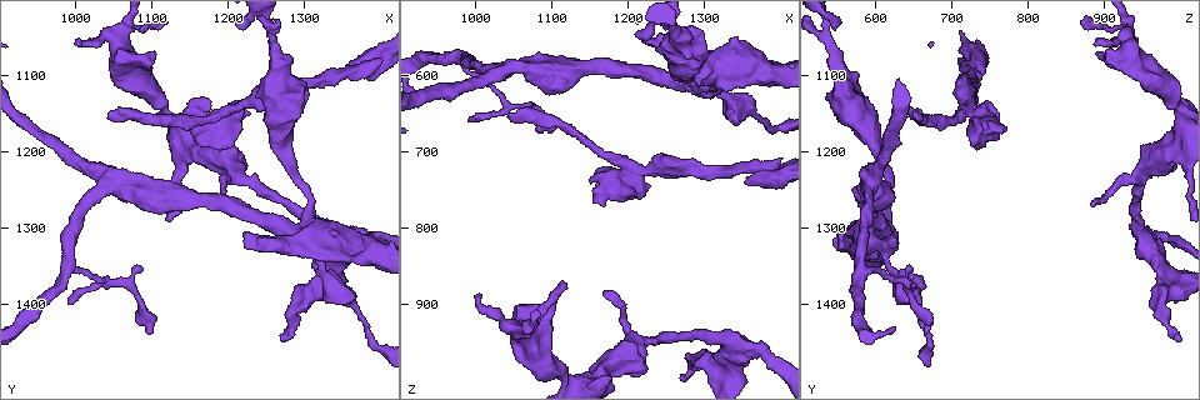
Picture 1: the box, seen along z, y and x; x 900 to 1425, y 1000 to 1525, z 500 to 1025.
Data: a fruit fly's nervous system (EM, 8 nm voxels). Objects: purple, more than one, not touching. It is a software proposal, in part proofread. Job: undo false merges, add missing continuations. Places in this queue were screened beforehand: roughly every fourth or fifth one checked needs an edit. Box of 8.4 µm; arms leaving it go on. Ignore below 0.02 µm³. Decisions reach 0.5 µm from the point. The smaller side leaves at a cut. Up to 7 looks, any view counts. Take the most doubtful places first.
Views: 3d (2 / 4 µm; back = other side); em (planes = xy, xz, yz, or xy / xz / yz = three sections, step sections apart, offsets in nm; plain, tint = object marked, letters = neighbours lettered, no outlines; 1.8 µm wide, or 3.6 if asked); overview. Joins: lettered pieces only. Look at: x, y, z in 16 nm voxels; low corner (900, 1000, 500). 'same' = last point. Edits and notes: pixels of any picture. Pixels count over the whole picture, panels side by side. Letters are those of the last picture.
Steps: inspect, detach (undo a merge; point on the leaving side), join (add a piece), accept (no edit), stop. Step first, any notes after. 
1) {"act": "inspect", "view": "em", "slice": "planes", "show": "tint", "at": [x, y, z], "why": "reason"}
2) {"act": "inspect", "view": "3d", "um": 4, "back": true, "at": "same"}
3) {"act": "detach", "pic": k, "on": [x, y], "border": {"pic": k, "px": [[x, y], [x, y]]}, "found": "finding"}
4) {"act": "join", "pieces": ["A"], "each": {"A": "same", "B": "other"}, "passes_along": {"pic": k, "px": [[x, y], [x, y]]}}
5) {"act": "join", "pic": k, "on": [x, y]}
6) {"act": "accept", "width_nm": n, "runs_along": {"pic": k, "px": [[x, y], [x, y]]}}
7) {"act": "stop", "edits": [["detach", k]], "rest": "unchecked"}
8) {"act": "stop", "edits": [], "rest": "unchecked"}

{"act": "inspect", "view": "3d", "um": 4, "at": [1220, 1305, 560], "why": "free end"}

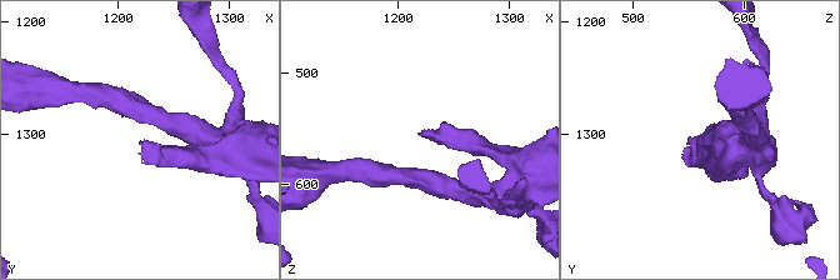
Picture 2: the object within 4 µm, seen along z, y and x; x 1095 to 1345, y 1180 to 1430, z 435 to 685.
{"act": "inspect", "view": "em", "slice": "planes", "show": "letters", "at": [1222, 1308, 554], "why": "shape alone is not enough"}

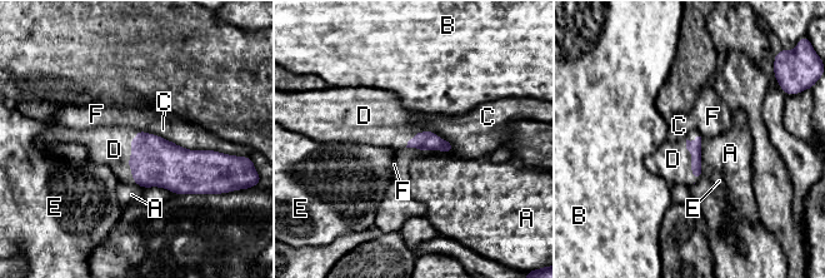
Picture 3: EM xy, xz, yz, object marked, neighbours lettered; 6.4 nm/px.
{"act": "join", "pieces": ["D"], "each": {"A": "other", "B": "other", "C": "other", "D": "same", "E": "other", "F": "other"}, "passes_along": {"pic": 3, "px": [[155, 162], [125, 162], [114, 149]]}, "found": "it goes on there"}

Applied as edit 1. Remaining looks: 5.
{"act": "inspect", "view": "3d", "um": 4, "back": true, "at": [1045, 1150, 650], "why": "branch stops here"}

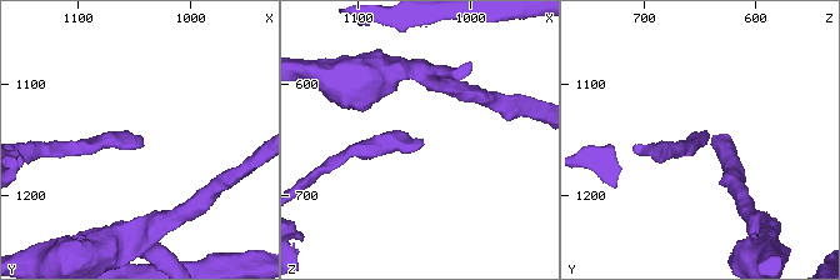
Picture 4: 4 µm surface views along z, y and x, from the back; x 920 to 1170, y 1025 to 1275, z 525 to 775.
{"act": "inspect", "view": "em", "slice": "planes", "show": "tint", "at": [1040, 1148, 650]}

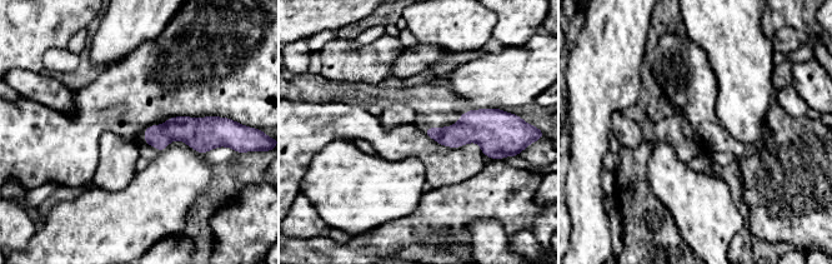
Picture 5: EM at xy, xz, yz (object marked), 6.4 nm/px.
{"act": "inspect", "view": "em", "slice": "planes", "show": "letters", "at": "same", "why": "what lies round it"}

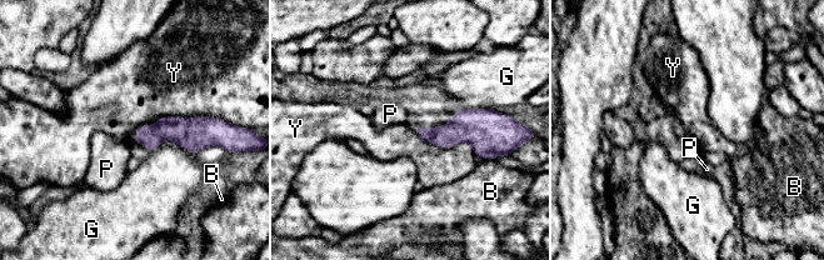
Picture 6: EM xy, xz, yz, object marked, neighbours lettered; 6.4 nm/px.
{"act": "accept", "width_nm": 110, "each": {"B": "other", "G": "other", "P": "other", "Y": "other"}, "found": "none of them fits"}

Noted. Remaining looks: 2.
{"act": "inspect", "view": "3d", "um": 4, "back": true, "at": [1070, 1250, 590], "why": "two arms in line, one across"}

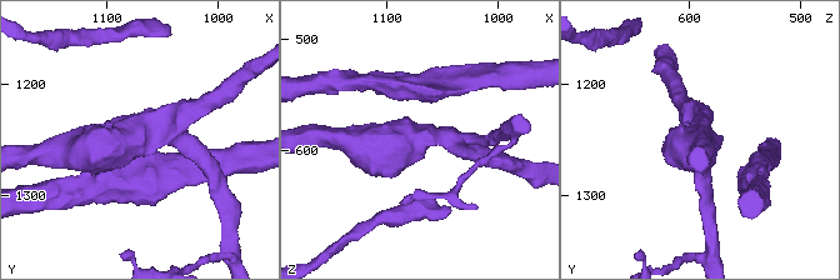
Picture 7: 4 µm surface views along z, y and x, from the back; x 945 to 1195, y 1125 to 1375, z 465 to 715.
{"act": "inspect", "view": "em", "um": 3.6, "slice": "planes", "show": "letters", "at": [1068, 1246, 588], "why": "shape alone is not enough"}

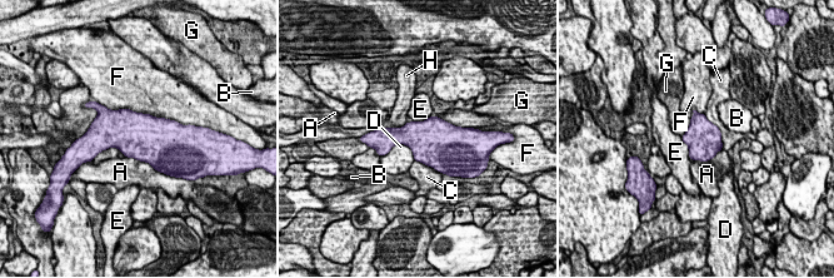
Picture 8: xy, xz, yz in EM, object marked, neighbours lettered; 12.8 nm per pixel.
{"act": "accept", "longest_contact_nm": ["F", 950], "each": {"A": "other", "B": "other", "C": "other", "D": "other", "E": "other", "F": "other", "G": "other", "H": "other"}, "border": {"pic": 8, "px": [[381, 157], [405, 144], [414, 159]]}, "found": "all the same neuron"}

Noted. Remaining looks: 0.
{"act": "stop", "edits": [["join", 3]], "rest": "unchecked"}

